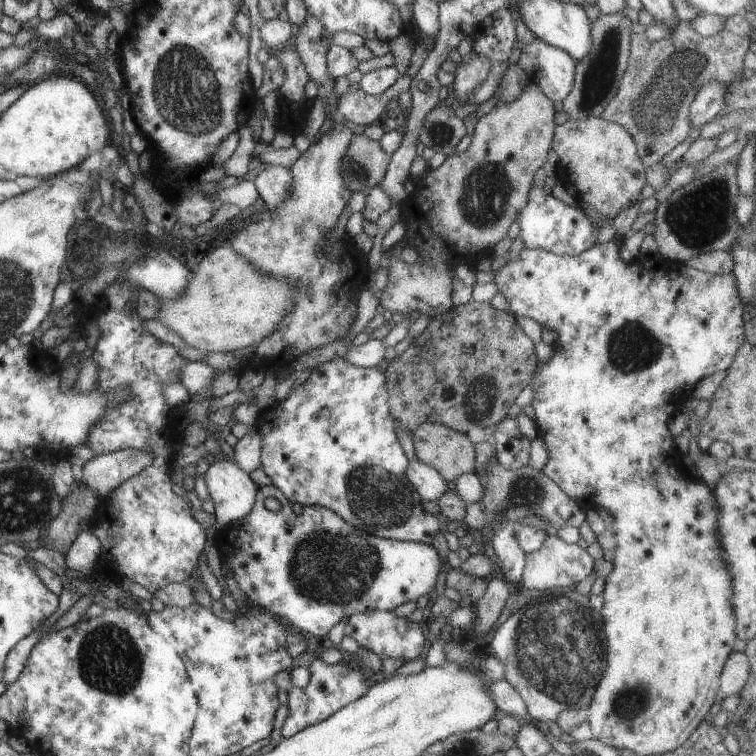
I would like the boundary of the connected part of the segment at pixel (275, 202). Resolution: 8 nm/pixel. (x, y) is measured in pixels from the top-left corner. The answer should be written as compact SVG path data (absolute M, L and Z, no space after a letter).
M267 164L265 170L259 172L253 180L258 196L268 206L276 209L290 194L292 176L288 167Z

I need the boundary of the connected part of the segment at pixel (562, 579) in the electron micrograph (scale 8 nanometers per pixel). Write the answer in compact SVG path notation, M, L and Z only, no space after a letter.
M550 530L543 544L536 551L525 554L520 582L525 588L535 588L535 590L567 588L576 585L593 571L593 561L586 549L576 543L567 544L561 541L555 536L554 531Z

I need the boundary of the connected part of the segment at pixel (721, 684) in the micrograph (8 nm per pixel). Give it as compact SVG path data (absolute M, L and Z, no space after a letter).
M733 651L729 653L724 662L721 674L718 676L718 689L716 690L716 705L726 696L739 692L747 682L750 664L744 652Z

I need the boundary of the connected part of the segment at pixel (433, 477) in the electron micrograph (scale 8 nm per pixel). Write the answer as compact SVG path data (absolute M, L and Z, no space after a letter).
M415 458L405 467L405 476L423 501L437 500L448 489L446 480L433 467Z

